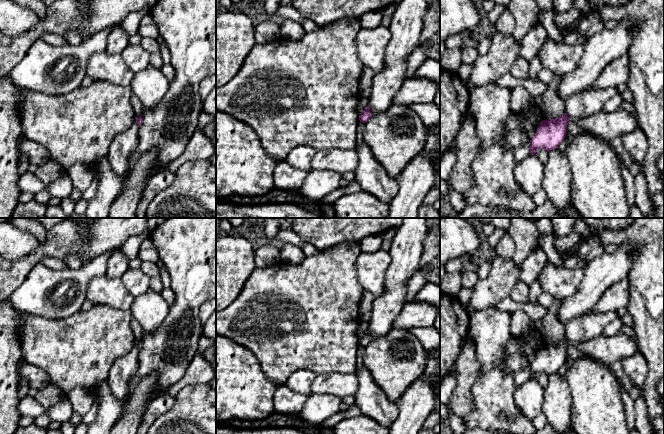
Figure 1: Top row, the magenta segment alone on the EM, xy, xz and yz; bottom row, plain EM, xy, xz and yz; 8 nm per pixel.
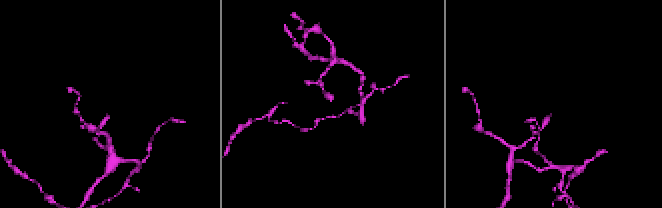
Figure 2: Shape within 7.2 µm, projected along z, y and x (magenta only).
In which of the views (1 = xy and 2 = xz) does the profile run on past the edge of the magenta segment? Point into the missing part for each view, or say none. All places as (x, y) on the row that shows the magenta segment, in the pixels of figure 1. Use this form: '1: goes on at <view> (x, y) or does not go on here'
1: does not go on here
2: does not go on here

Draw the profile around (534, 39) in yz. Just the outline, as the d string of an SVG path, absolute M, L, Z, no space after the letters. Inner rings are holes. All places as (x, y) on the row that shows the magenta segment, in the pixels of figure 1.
M537 23L525 35L521 44L520 56L528 62L531 62L531 60L538 54L547 38L548 36L545 28L542 24Z

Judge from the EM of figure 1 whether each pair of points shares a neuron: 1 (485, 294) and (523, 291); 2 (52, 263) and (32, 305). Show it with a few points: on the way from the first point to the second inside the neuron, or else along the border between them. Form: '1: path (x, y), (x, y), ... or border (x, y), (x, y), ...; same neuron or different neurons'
1: border (519, 279), (509, 295); different neurons
2: border (41, 262), (53, 269), (64, 269), (67, 267); different neurons

